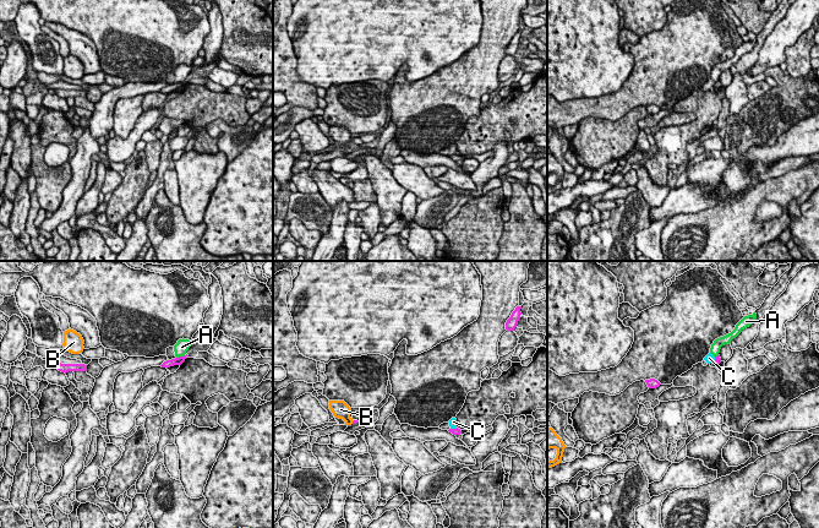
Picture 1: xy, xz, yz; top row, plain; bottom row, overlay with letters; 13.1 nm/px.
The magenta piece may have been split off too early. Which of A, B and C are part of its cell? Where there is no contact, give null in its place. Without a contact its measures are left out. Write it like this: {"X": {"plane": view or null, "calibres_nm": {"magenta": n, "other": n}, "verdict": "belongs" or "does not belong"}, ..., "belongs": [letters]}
{"A": {"plane": "xy", "calibres_nm": {"magenta": 100, "other": 180}, "verdict": "does not belong"}, "B": {"plane": "xz", "calibres_nm": {"magenta": 50, "other": 220}, "verdict": "does not belong"}, "C": {"plane": "xz", "calibres_nm": {"magenta": 100, "other": 100}, "verdict": "does not belong"}, "belongs": []}

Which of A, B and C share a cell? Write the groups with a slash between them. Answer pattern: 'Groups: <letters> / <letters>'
Groups: A C / B

